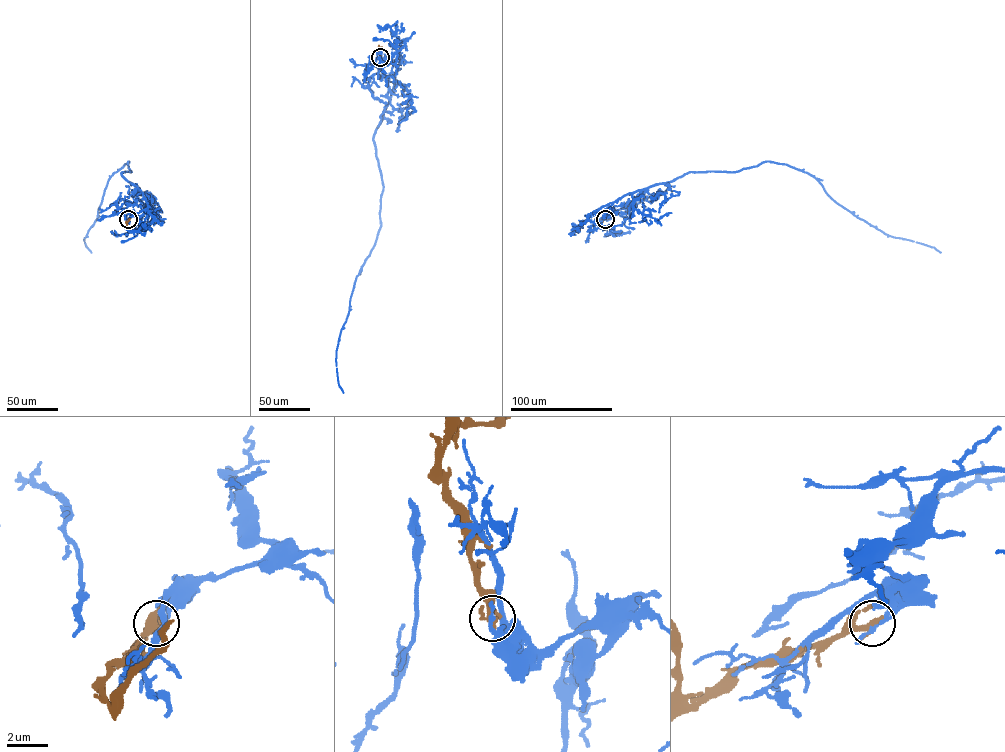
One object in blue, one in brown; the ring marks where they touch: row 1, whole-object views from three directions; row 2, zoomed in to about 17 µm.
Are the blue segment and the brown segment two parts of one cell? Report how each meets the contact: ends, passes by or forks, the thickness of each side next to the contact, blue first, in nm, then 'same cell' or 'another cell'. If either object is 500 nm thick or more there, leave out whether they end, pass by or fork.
blue ends there; brown passes by; 240 nm thick on the blue side, 260 nm on the other; another cell

